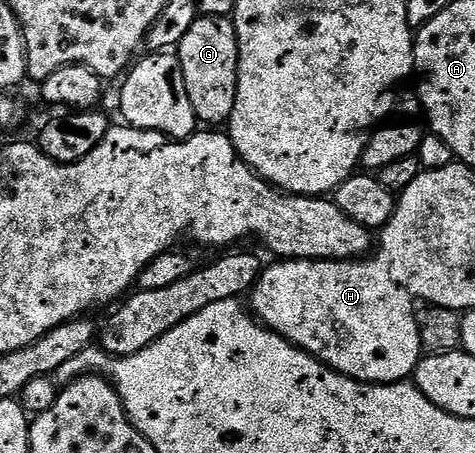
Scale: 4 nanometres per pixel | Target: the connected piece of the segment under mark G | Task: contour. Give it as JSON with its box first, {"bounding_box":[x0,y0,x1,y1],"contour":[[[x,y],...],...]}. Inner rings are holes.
{"bounding_box":[176,16,238,123],"contour":[[[199,16],[192,28],[188,28],[184,40],[180,40],[176,53],[184,72],[188,100],[192,100],[199,123],[229,123],[238,87],[238,37],[233,21],[230,18]]]}

